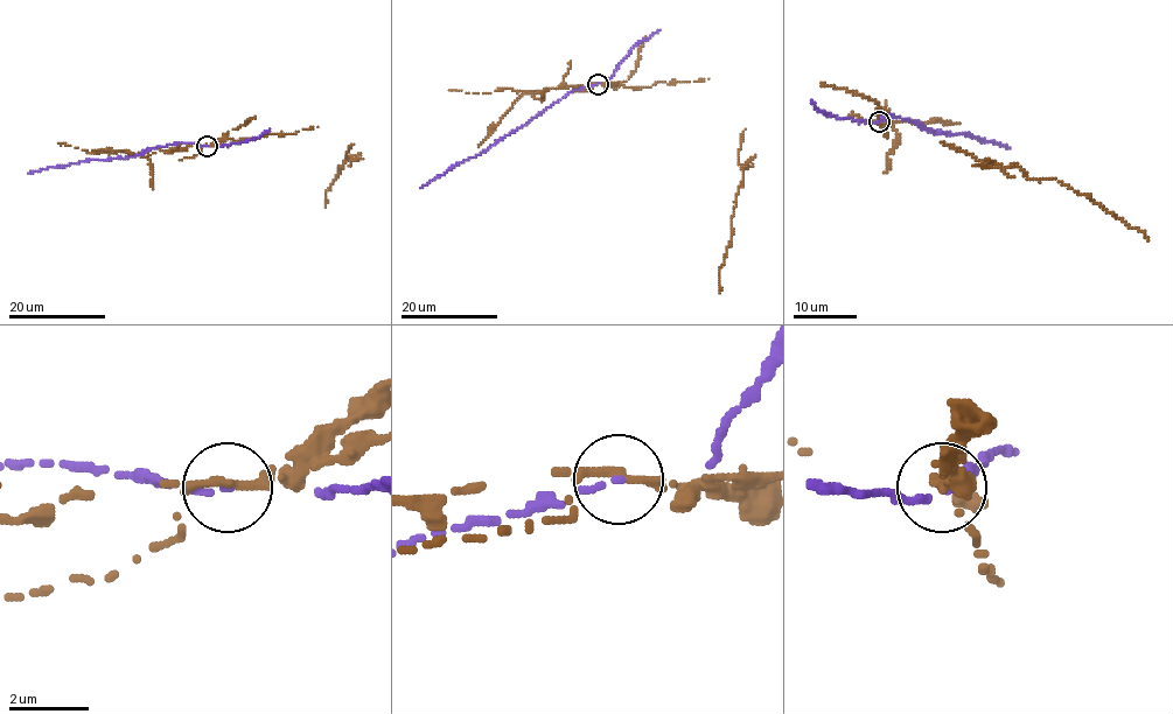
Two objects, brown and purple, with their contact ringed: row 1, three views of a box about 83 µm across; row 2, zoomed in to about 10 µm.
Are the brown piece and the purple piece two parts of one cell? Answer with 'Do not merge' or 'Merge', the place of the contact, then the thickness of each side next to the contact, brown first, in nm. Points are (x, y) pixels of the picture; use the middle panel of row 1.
Do not merge. Place: (598, 84). Thickness 240 nm (brown) against 110 nm

